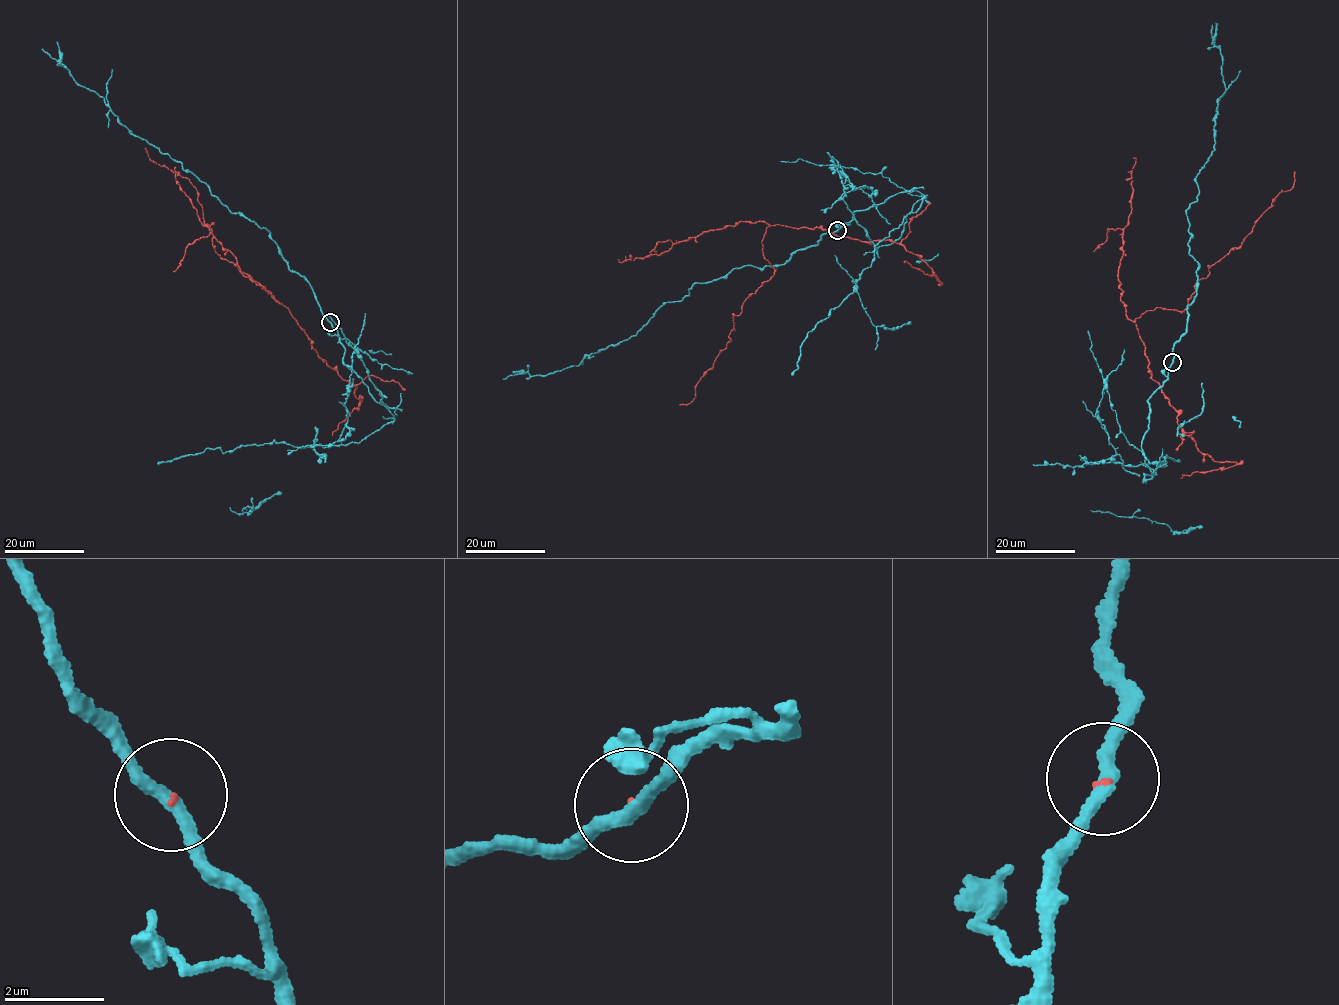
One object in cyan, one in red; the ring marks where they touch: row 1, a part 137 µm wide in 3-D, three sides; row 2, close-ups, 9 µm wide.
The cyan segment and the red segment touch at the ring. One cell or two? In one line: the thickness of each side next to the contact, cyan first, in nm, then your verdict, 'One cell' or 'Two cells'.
Thickness 280 nm (cyan) against 60 nm. Two cells

